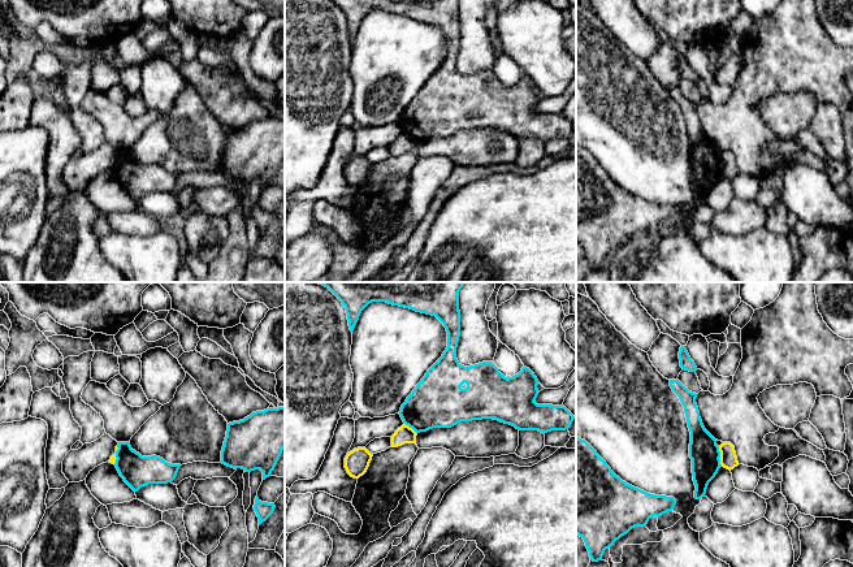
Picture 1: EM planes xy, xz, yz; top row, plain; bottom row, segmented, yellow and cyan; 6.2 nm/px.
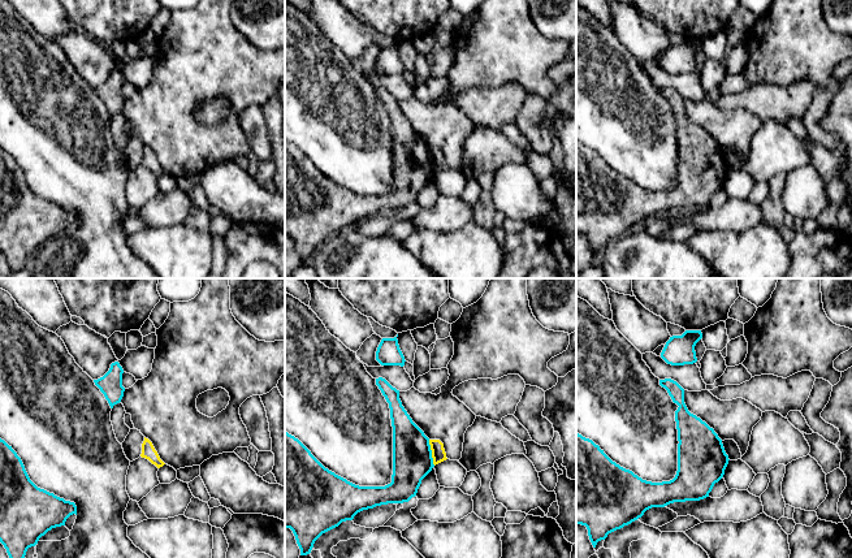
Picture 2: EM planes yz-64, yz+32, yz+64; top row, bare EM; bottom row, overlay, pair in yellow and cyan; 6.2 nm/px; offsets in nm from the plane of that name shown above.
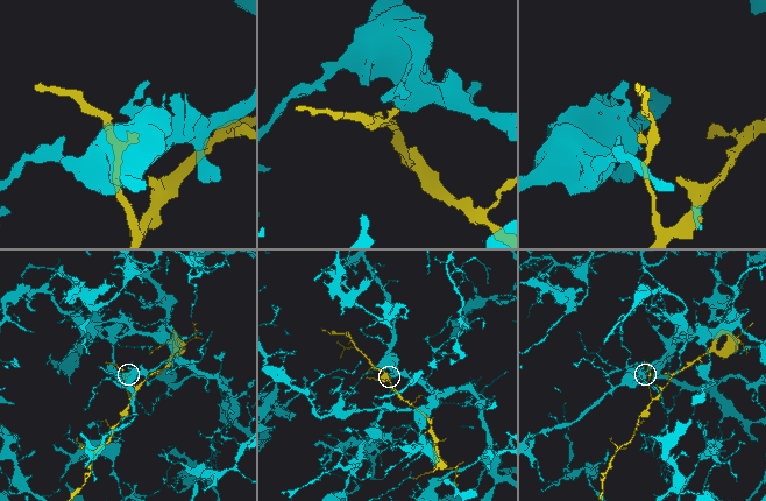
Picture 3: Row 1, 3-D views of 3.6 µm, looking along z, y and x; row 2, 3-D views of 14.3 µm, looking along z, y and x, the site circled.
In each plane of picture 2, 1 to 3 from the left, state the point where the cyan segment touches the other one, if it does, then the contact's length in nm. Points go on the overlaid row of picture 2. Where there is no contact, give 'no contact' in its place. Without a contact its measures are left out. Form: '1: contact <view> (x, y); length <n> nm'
1: no contact
2: contact yz+32 (432, 453); length 170 nm
3: no contact

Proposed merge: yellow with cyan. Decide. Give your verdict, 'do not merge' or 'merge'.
do not merge

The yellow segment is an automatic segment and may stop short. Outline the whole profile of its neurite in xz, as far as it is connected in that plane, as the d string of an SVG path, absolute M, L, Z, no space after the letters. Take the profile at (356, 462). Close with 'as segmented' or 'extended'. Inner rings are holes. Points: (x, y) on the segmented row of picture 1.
M358 447L350 451L345 458L345 468L347 473L354 479L363 476L369 467L372 456L373 454L365 447Z | as segmented

